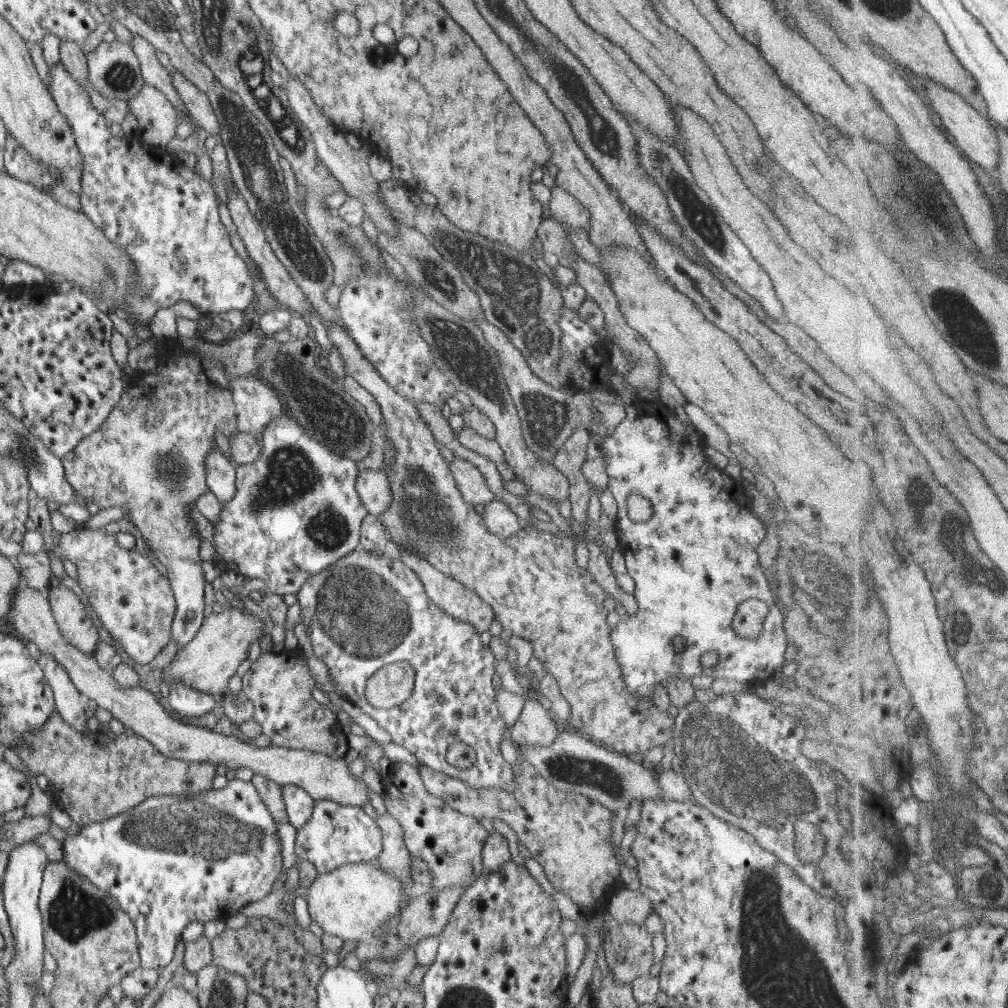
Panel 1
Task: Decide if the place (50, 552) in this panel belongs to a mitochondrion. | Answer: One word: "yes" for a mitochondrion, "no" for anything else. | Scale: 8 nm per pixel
no

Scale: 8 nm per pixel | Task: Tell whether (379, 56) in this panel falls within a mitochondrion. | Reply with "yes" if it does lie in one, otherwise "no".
yes

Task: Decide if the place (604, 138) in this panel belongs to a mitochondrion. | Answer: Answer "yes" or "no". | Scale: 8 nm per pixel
yes

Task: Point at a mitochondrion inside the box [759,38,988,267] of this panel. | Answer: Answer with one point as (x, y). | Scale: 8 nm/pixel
(932, 181)

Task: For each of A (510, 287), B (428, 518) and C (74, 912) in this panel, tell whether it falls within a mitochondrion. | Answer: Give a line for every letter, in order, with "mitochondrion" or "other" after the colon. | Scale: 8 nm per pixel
A: mitochondrion
B: mitochondrion
C: mitochondrion

